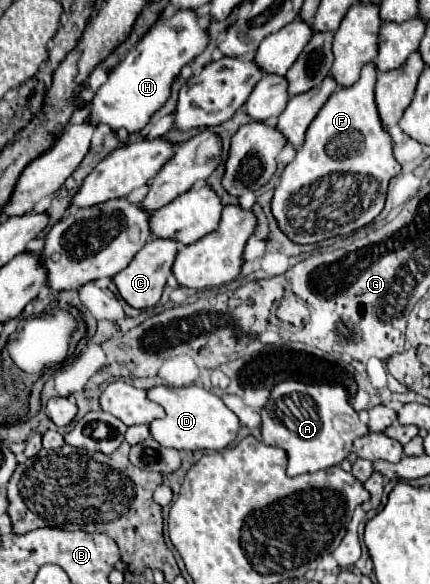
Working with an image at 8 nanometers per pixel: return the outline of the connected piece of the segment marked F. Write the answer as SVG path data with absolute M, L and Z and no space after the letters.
M366 64L358 82L332 92L310 124L306 142L282 172L272 214L282 232L298 244L314 244L370 224L384 208L390 180L402 172L374 102L376 74L376 64Z

